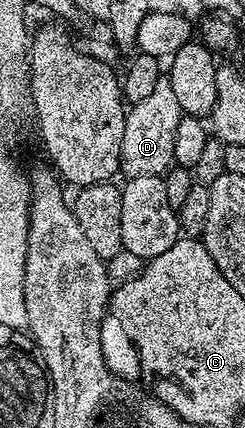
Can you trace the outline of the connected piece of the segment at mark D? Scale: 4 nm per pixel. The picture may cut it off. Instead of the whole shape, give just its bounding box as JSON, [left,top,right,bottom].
[120,78,184,177]

